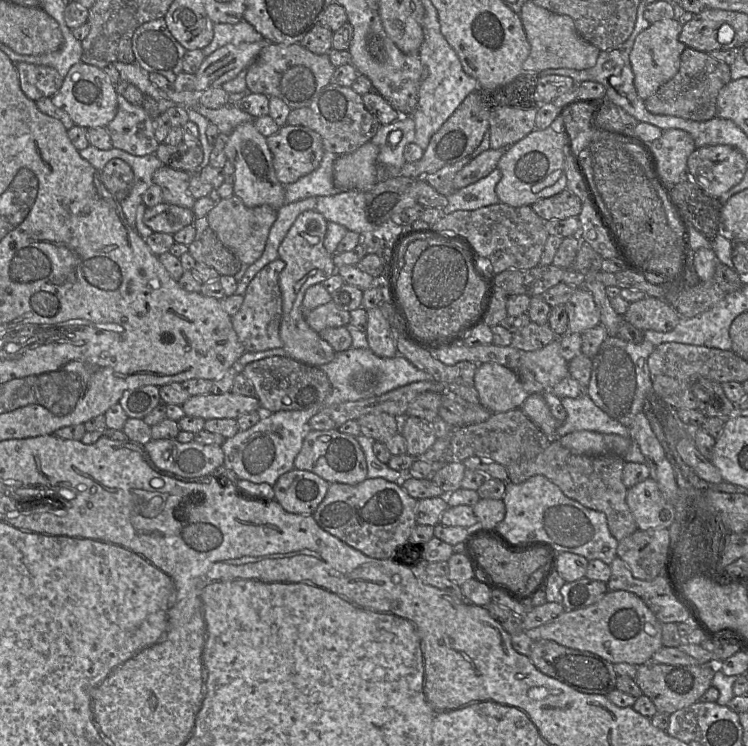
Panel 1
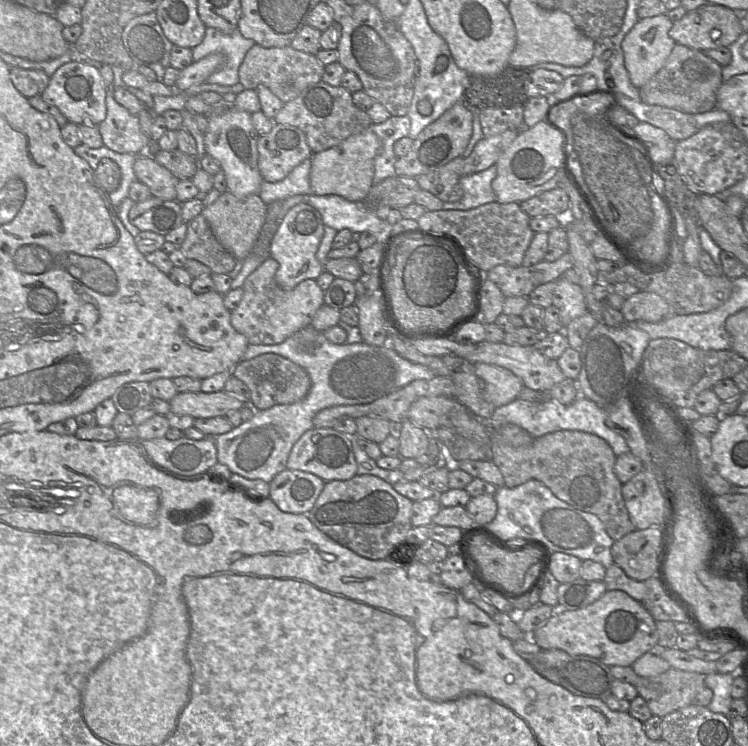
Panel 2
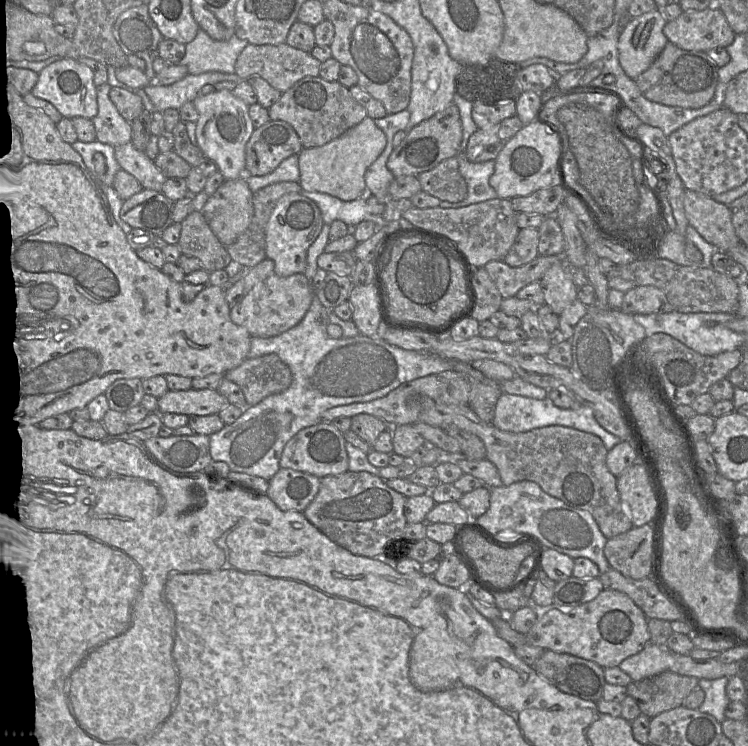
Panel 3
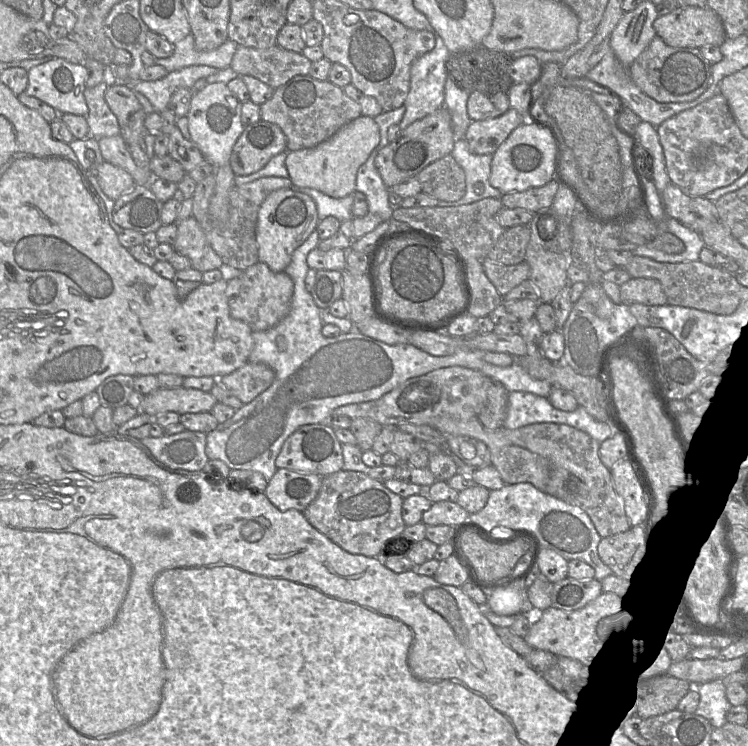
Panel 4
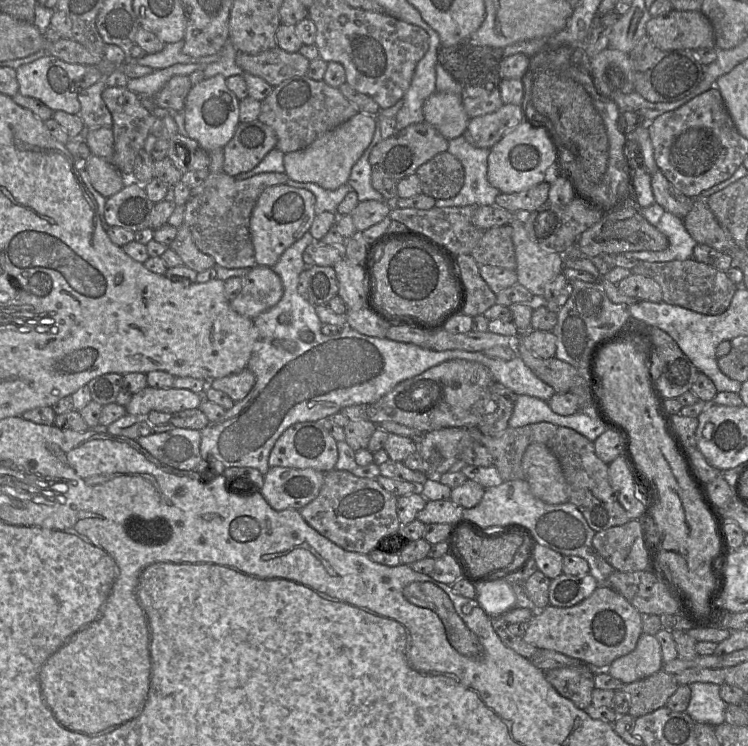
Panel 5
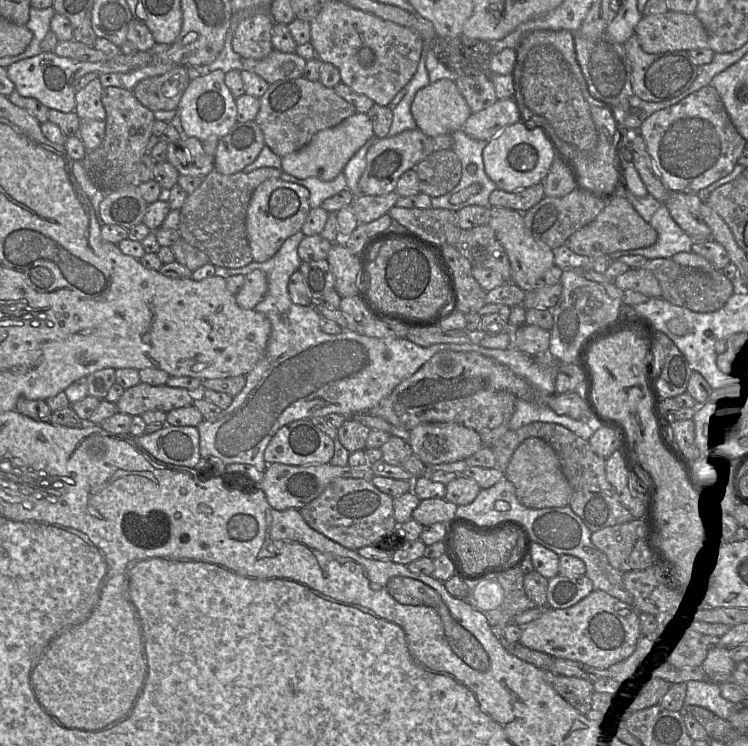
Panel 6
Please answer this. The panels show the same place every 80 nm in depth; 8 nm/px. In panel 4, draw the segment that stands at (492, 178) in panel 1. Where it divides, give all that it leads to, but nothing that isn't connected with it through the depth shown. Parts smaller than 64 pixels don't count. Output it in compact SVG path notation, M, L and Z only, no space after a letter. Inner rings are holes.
M465 139L455 141L450 155L452 155L465 173L466 193L463 198L457 201L448 202L438 200L437 206L467 205L485 198L500 200L503 194L498 189L492 187L489 182L492 155L472 153Z

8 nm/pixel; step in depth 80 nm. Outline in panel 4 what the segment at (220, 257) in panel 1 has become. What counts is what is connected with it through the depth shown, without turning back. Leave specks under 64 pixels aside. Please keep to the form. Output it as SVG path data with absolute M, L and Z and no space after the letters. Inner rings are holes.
M192 215L177 223L177 226L176 240L172 246L174 252L190 260L191 268L204 273L223 265L222 259L213 250L202 227Z

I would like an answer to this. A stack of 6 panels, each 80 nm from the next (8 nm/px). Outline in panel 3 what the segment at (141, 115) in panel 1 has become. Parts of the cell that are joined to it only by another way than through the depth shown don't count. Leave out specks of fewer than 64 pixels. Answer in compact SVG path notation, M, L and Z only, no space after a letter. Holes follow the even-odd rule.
M107 83L97 87L98 112L92 118L92 123L96 131L96 140L116 147L131 142L132 124L123 118L110 100L111 88Z

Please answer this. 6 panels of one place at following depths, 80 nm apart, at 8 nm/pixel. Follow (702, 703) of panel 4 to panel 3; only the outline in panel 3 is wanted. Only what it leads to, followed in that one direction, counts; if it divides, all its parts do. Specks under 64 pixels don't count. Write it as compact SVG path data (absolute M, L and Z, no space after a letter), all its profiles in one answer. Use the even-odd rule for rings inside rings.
M730 677L717 679L699 679L698 687L705 692L705 698L698 710L707 713L722 723L725 719L725 710L730 699L726 694L726 686Z

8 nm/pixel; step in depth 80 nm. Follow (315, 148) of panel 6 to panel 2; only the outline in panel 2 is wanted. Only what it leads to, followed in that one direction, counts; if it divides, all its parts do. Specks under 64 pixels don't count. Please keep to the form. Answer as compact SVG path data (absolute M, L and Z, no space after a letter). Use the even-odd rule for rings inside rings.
M369 128L352 135L341 144L312 154L310 187L313 194L334 194L350 201L366 200L374 185L374 160L380 152L381 140Z

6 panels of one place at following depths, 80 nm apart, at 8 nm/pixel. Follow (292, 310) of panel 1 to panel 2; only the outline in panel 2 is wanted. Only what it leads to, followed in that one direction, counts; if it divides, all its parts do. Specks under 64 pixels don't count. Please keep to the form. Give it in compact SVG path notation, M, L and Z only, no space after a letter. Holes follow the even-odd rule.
M299 203L284 216L270 243L270 257L279 263L275 274L277 284L290 290L306 279L316 280L325 270L317 259L317 250L324 235L324 223L319 211L308 203Z

